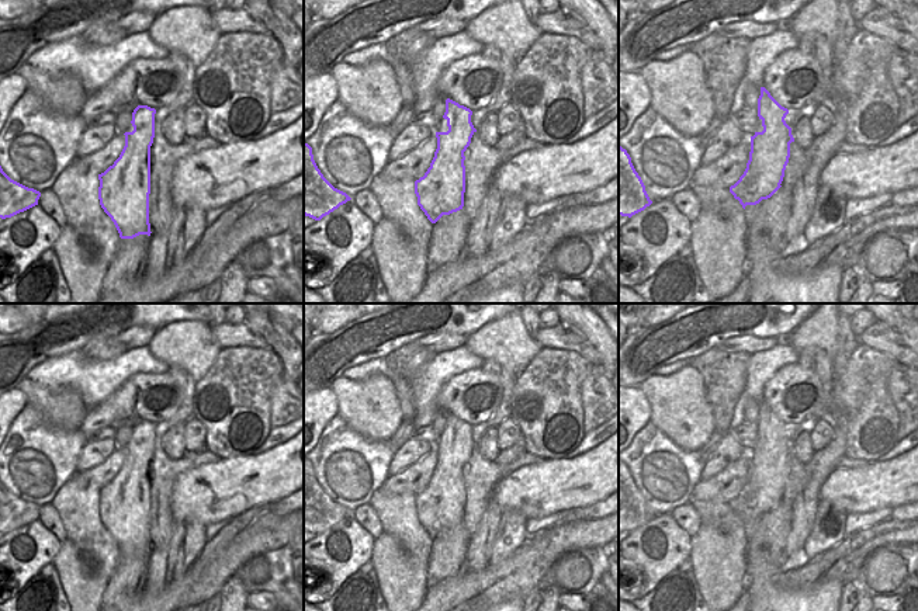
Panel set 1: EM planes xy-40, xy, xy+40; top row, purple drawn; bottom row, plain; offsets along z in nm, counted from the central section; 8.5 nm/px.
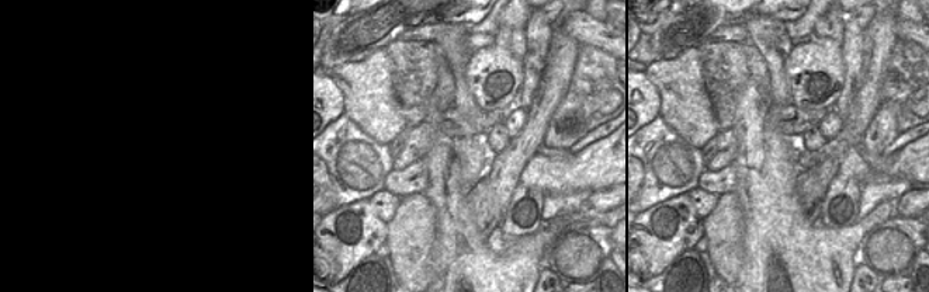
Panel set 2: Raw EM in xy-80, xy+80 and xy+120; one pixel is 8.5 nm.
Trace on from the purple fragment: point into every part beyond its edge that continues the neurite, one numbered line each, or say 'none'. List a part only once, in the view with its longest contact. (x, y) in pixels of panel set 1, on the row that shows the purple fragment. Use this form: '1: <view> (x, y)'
none

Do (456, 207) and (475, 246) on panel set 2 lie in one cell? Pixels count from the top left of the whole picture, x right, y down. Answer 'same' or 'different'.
same

